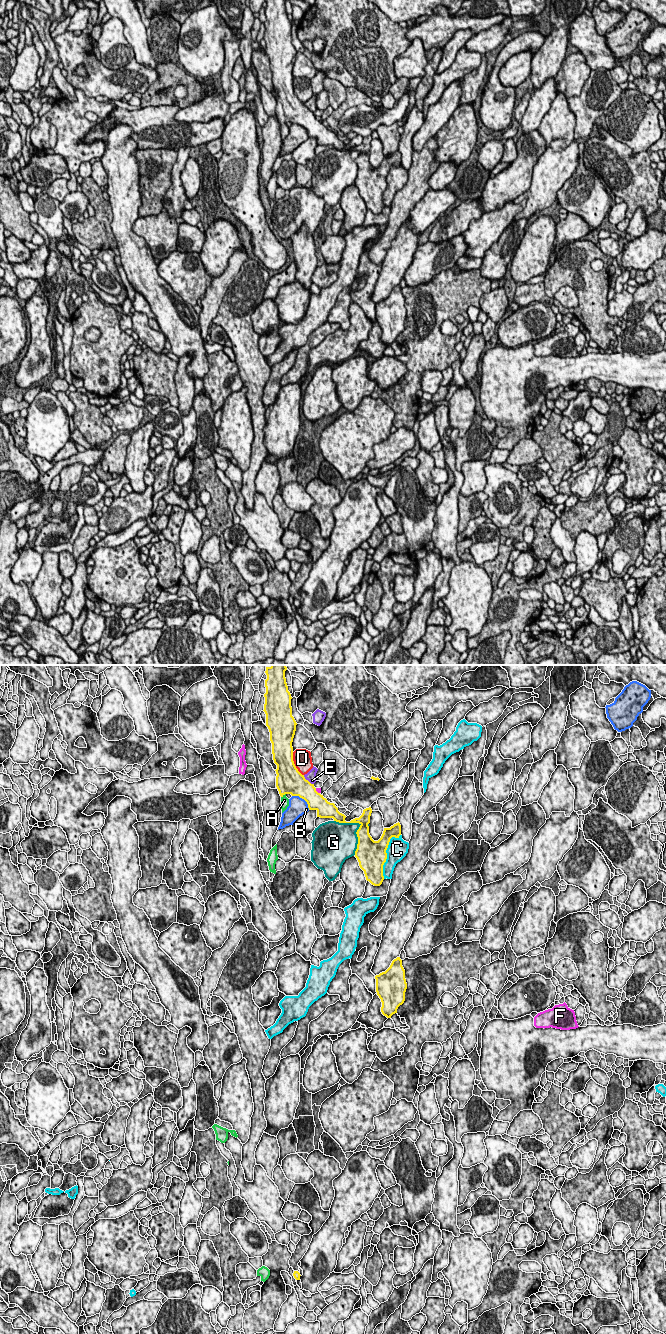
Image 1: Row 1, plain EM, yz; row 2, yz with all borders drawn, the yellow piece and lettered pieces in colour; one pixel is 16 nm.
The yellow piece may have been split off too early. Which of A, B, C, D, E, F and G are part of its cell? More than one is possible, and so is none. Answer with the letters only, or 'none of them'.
A

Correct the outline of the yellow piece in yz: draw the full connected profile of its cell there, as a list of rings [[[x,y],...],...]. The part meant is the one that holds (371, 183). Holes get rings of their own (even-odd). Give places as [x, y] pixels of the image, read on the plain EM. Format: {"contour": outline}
{"contour": [[[265,0],[266,21],[264,40],[266,54],[270,60],[272,82],[277,93],[276,115],[281,124],[282,141],[289,134],[287,122],[304,127],[309,138],[316,138],[317,145],[333,146],[339,151],[359,151],[356,162],[358,165],[355,185],[360,196],[364,199],[366,208],[374,214],[380,214],[384,208],[383,193],[387,187],[386,178],[392,165],[399,166],[401,153],[396,151],[390,156],[384,156],[378,169],[374,169],[369,162],[371,135],[363,138],[359,146],[346,150],[346,144],[338,139],[334,131],[316,119],[314,112],[305,107],[293,89],[292,70],[296,59],[296,49],[292,44],[291,22],[288,19],[285,0]]]}

